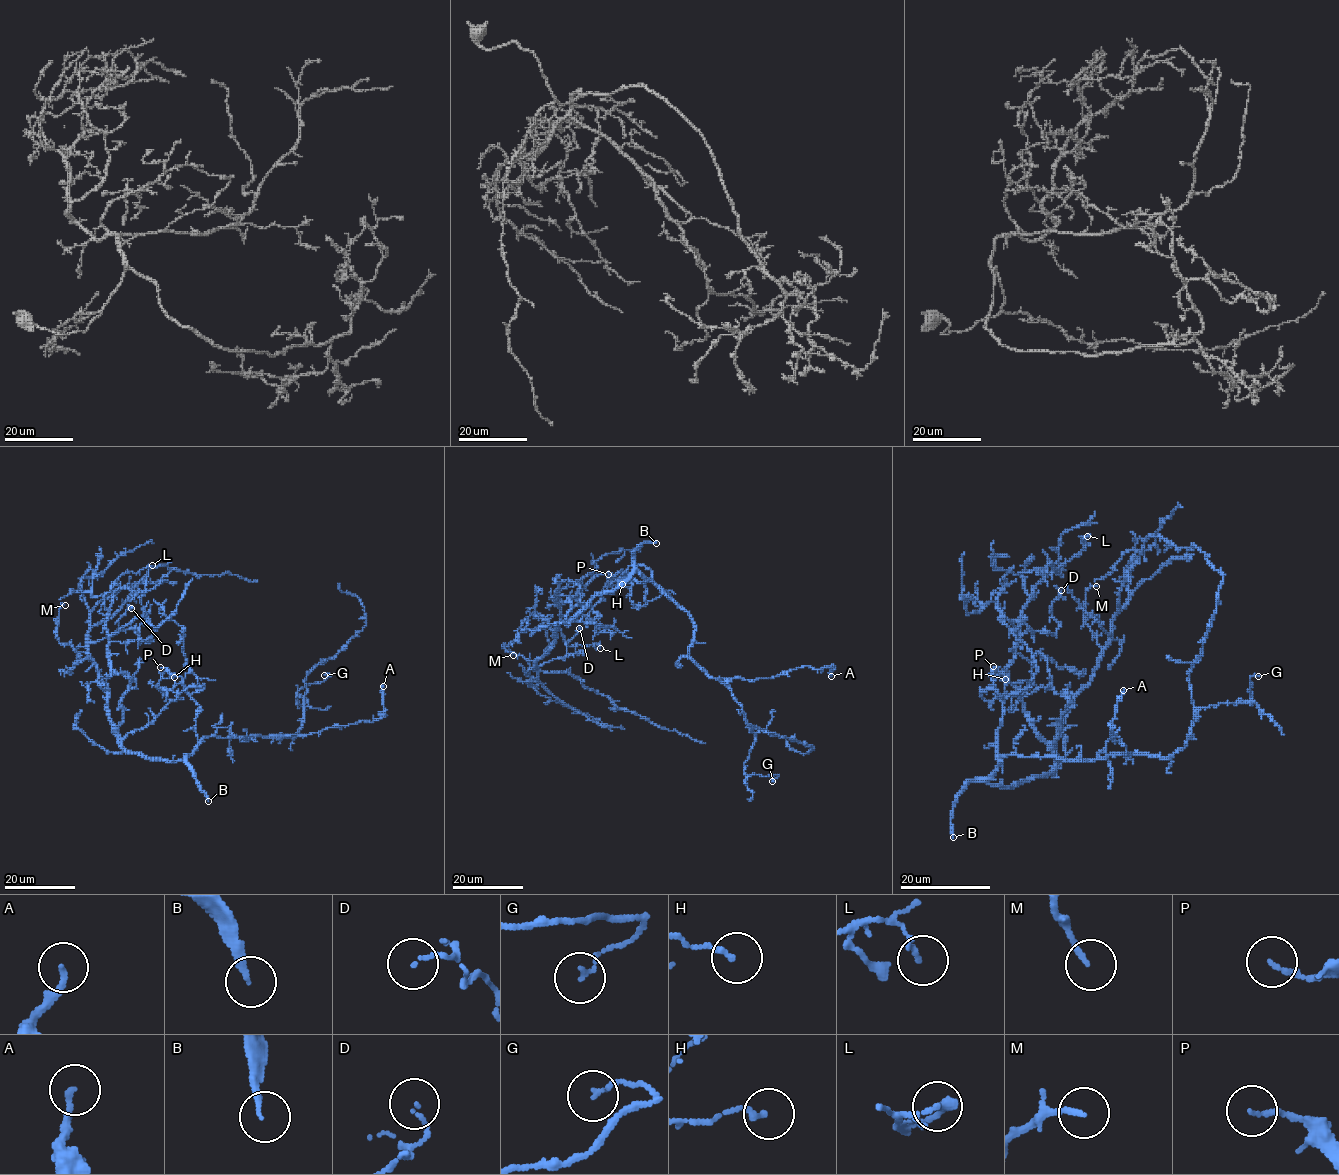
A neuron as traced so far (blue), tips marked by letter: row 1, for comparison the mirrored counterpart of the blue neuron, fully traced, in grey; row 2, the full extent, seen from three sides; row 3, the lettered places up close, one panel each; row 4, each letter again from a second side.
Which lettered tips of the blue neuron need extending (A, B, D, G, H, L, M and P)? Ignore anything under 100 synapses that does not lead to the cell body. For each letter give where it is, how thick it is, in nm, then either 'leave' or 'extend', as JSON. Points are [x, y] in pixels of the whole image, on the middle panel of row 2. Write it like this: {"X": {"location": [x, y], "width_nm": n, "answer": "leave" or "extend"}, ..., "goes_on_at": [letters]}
{"A": {"location": [831, 676], "width_nm": 200, "answer": "leave"}, "B": {"location": [656, 543], "width_nm": 180, "answer": "extend"}, "D": {"location": [579, 628], "width_nm": 100, "answer": "leave"}, "G": {"location": [772, 781], "width_nm": 140, "answer": "leave"}, "H": {"location": [622, 584], "width_nm": 150, "answer": "leave"}, "L": {"location": [600, 648], "width_nm": 120, "answer": "leave"}, "M": {"location": [513, 655], "width_nm": 160, "answer": "leave"}, "P": {"location": [608, 574], "width_nm": 140, "answer": "leave"}, "goes_on_at": ["B"]}

